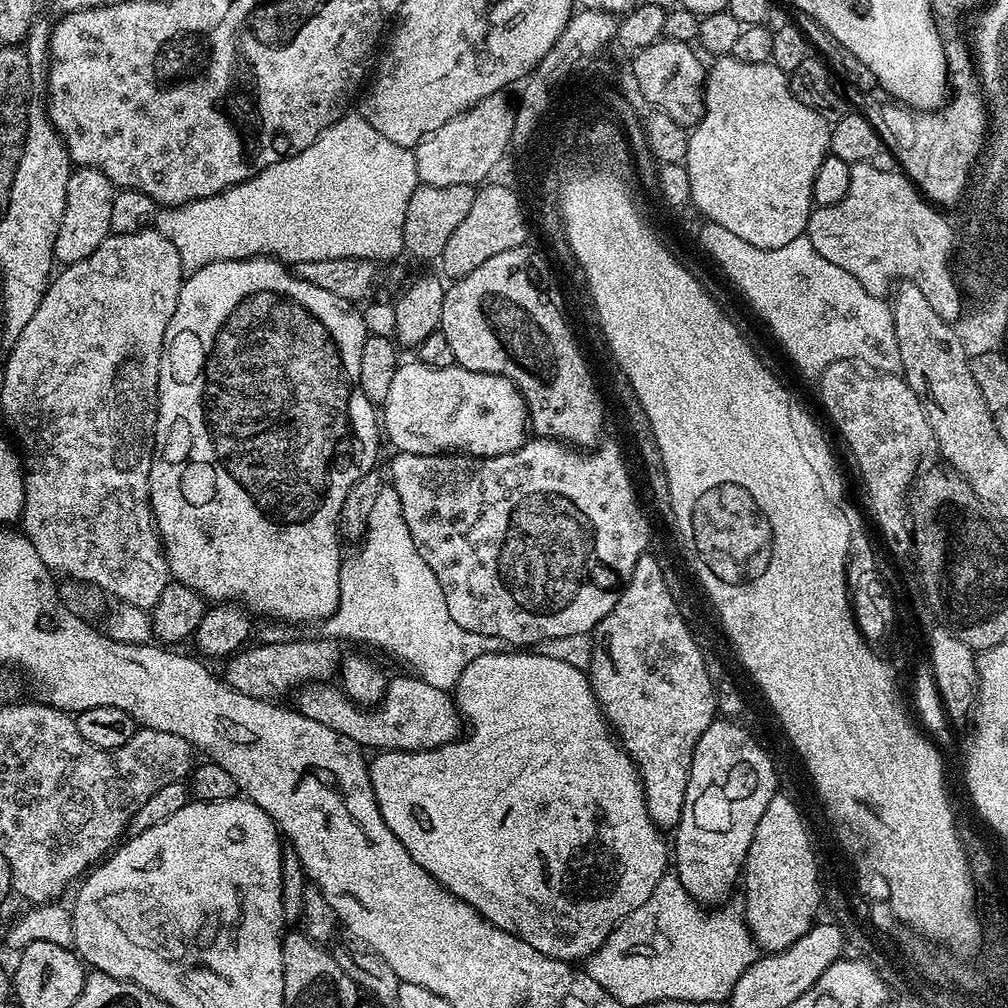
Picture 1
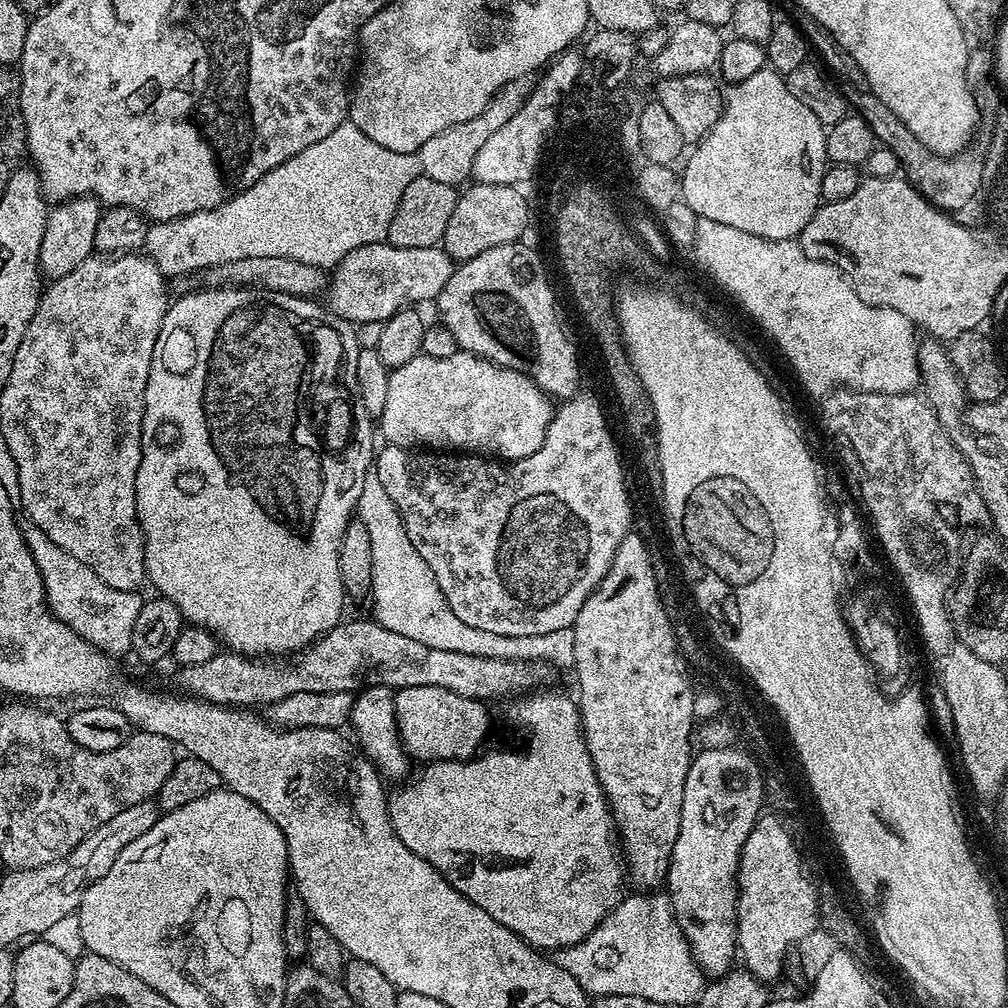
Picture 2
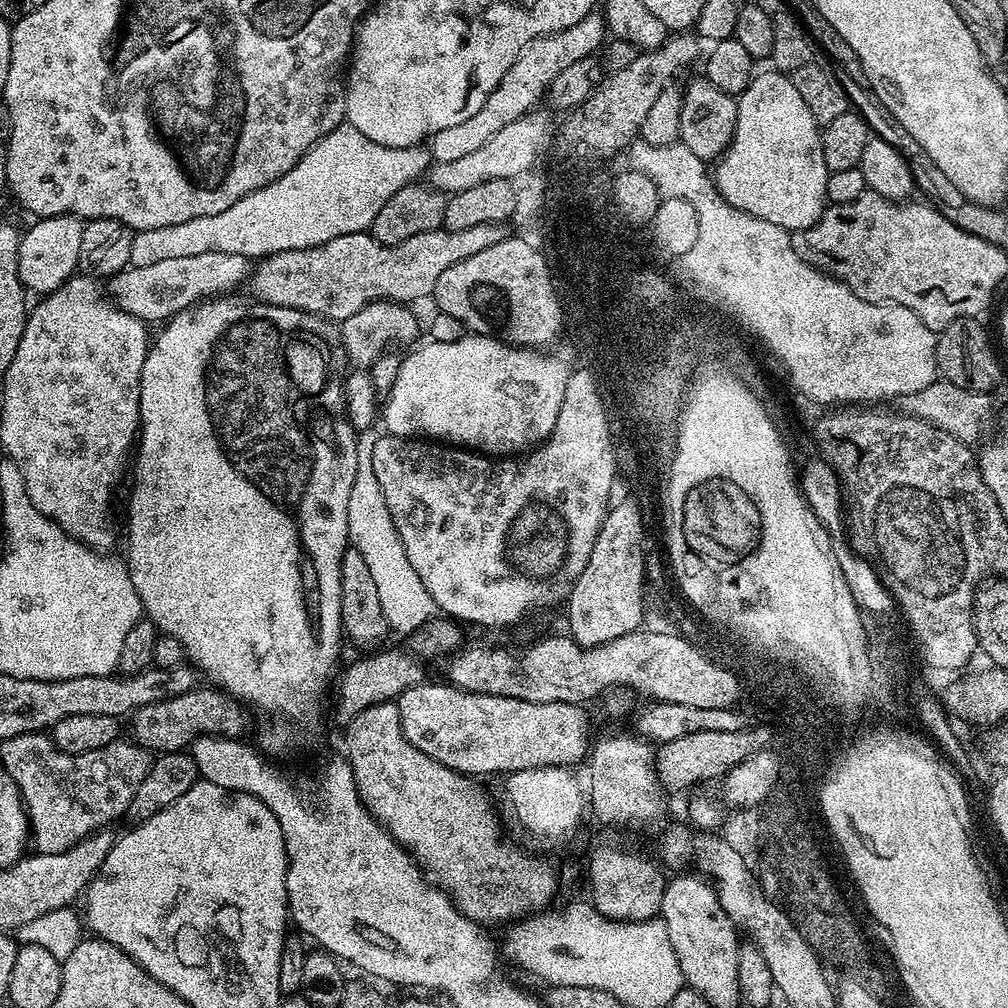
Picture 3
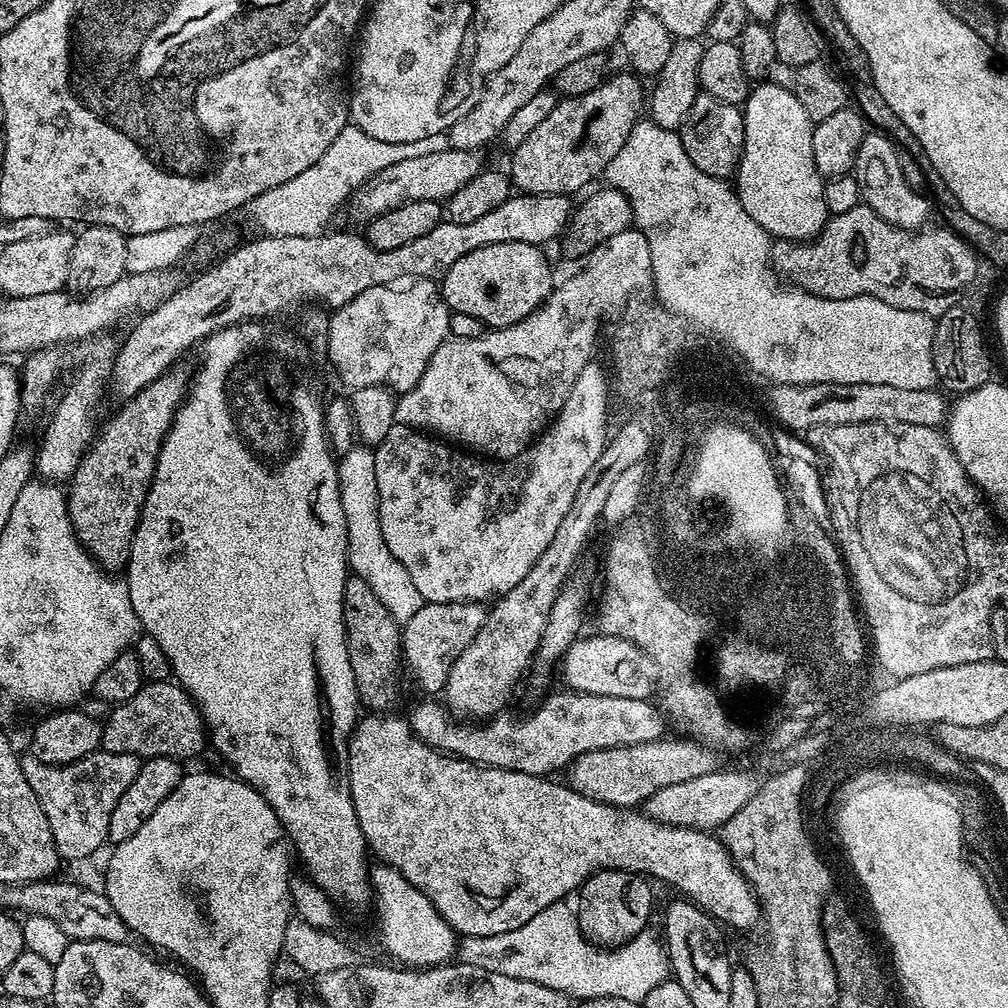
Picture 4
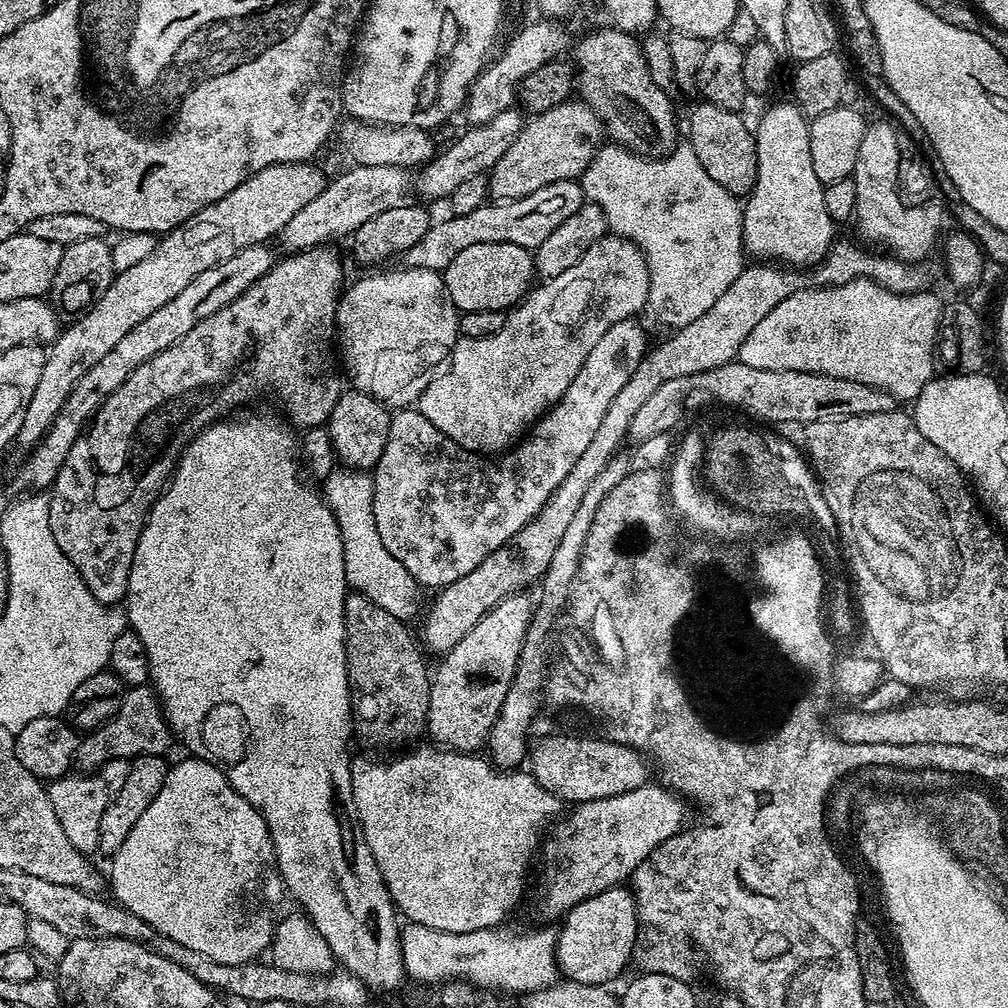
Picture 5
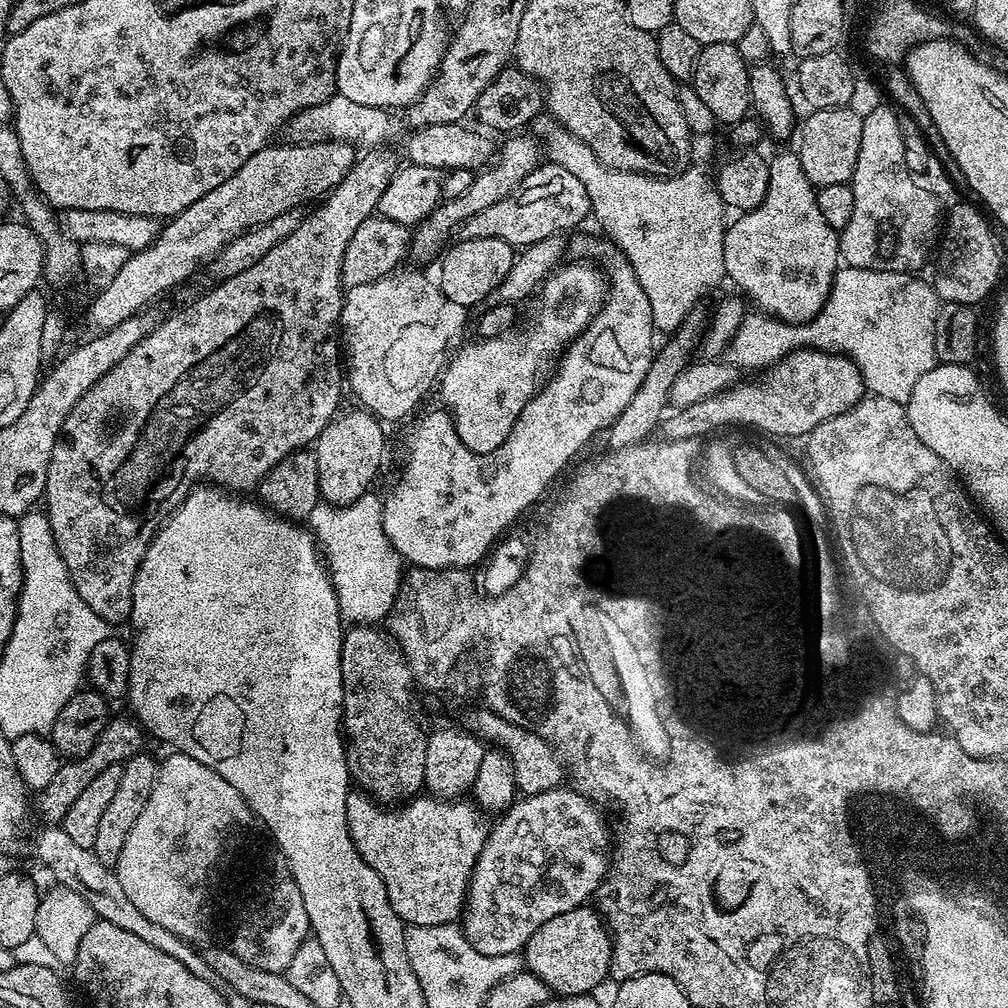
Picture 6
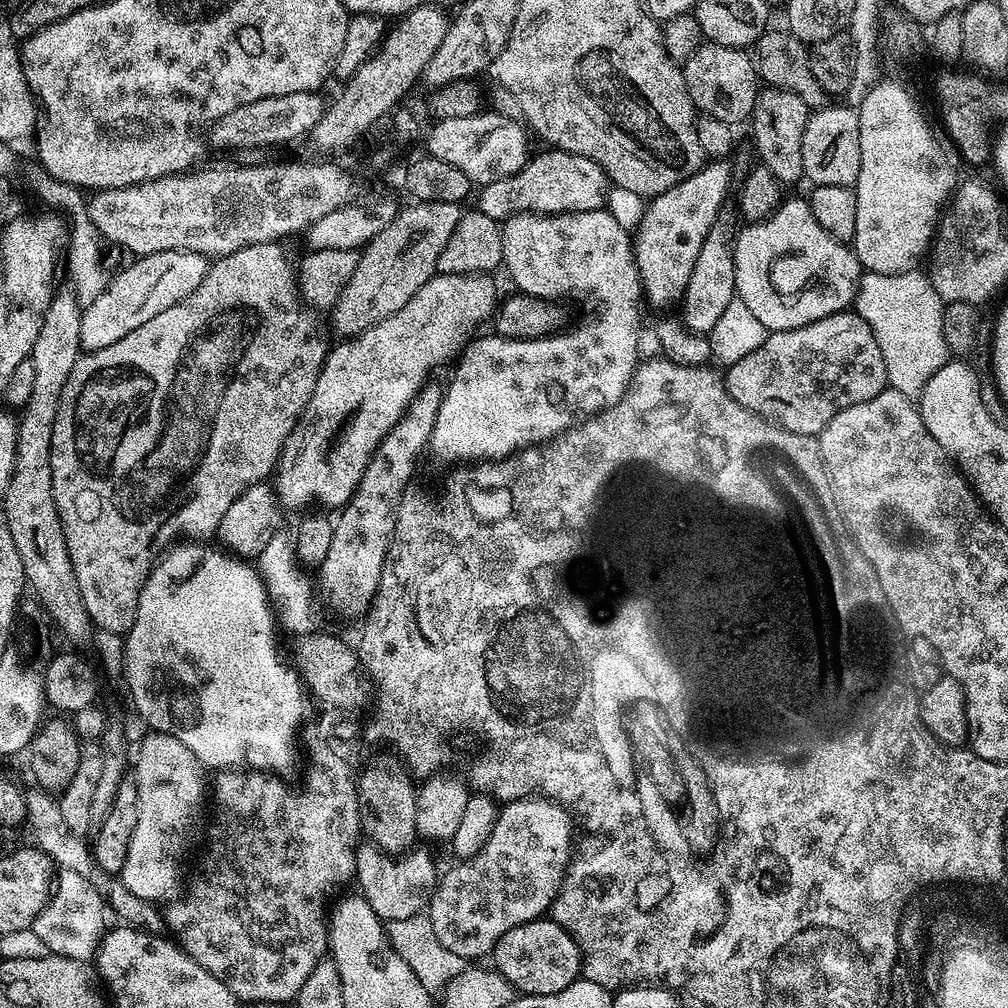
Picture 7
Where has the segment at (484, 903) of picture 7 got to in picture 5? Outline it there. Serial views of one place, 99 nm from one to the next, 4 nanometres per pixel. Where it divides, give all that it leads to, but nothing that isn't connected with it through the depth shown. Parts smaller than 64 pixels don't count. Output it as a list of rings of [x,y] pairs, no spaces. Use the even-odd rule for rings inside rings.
[[[648,782],[614,797],[577,803],[568,816],[568,823],[555,825],[554,838],[550,839],[546,852],[554,860],[552,867],[538,888],[538,908],[542,915],[550,918],[563,917],[570,909],[588,897],[604,890],[619,887],[632,875],[633,870],[652,853],[657,846],[671,841],[684,822],[685,801],[671,789]]]

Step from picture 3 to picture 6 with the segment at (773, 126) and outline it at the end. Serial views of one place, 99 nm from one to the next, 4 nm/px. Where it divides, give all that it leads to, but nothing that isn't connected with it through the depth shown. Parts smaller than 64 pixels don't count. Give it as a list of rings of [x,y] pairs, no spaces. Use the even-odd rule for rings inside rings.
[[[795,151],[780,152],[776,157],[771,157],[768,169],[770,170],[770,186],[766,190],[766,198],[762,198],[762,202],[757,208],[752,208],[749,212],[739,213],[735,217],[737,220],[733,224],[731,221],[724,229],[724,274],[729,281],[732,279],[745,292],[743,295],[749,301],[752,299],[760,307],[757,309],[761,313],[775,316],[776,319],[784,320],[787,324],[807,324],[822,310],[822,306],[832,289],[836,273],[841,267],[840,238],[837,229],[832,228],[830,222],[826,222],[826,218],[822,218],[822,210],[818,210],[818,202],[816,201],[816,188],[806,178],[806,170],[802,170],[802,162]]]

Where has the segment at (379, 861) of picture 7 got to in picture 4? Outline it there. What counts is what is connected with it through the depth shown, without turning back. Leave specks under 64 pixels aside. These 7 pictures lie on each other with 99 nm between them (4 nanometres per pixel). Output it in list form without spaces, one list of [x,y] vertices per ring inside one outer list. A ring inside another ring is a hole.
[[[368,714],[368,717],[357,719],[351,736],[348,737],[348,777],[354,810],[358,814],[358,822],[362,826],[362,834],[369,849],[374,853],[377,861],[391,864],[418,890],[430,900],[434,910],[442,914],[442,918],[457,934],[465,936],[493,936],[506,934],[506,930],[518,930],[518,926],[526,926],[534,914],[546,910],[546,906],[563,901],[567,892],[575,893],[581,884],[585,884],[588,877],[606,868],[618,868],[622,872],[633,874],[647,874],[653,881],[661,880],[672,888],[680,888],[679,895],[697,904],[709,916],[715,918],[721,925],[729,929],[737,928],[740,932],[748,932],[762,920],[762,913],[756,896],[744,877],[732,861],[732,855],[724,846],[723,839],[711,831],[700,831],[696,828],[680,828],[678,825],[665,824],[662,820],[652,817],[631,807],[616,807],[592,801],[584,797],[567,783],[555,784],[555,779],[534,774],[522,774],[518,770],[502,770],[501,768],[487,768],[481,764],[471,764],[469,760],[459,760],[457,756],[450,756],[447,752],[440,752],[412,733],[412,727],[407,719],[392,714]]]

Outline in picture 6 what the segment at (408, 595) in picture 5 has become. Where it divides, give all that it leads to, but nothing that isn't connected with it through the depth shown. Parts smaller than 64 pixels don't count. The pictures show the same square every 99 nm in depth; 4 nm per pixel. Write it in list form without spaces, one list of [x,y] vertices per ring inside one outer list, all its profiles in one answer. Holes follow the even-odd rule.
[[[365,494],[353,504],[336,507],[317,503],[315,511],[306,517],[310,530],[322,549],[326,569],[332,578],[340,615],[353,625],[375,625],[392,607],[397,607],[402,592],[402,560],[384,533],[384,513],[381,497]]]

